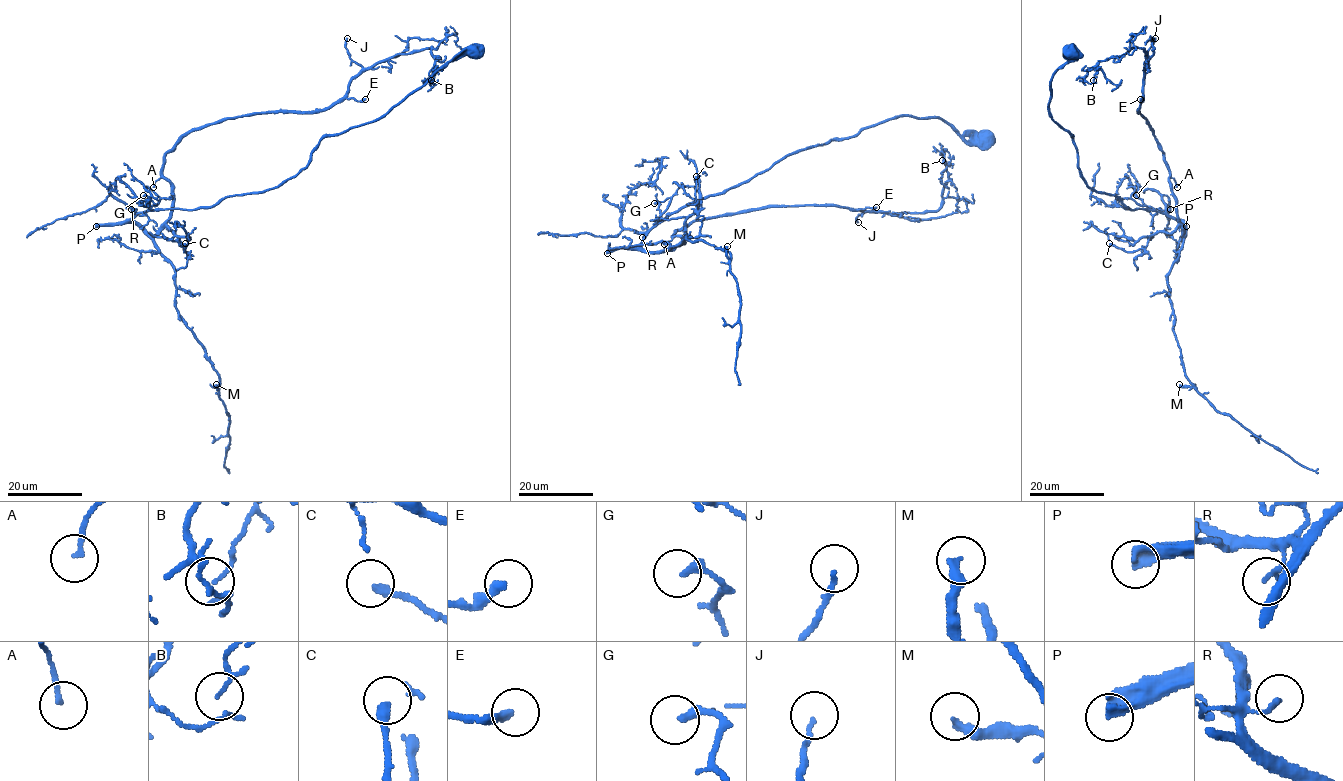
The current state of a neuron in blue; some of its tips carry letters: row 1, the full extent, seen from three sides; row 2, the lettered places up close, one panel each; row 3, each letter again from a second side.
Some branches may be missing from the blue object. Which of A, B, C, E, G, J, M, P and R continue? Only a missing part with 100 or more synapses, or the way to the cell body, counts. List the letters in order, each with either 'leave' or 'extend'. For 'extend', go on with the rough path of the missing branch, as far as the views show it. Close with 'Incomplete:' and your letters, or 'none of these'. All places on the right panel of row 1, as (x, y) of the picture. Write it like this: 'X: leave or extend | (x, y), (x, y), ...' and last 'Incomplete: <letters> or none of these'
A: leave
B: leave
C: leave
E: leave
G: leave
J: leave
M: leave
P: extend | (1186, 226), (1186, 237), (1159, 269), (1155, 294), (1163, 305), (1177, 291), (1192, 287), (1201, 273), (1157, 245)
R: leave
Incomplete: P

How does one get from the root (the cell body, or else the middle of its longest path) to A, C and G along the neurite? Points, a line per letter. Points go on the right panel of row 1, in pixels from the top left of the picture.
A: (1073, 51), (1053, 75), (1049, 113), (1071, 135), (1085, 183), (1180, 219), (1185, 235), (1170, 178), (1177, 187)
C: (1073, 51), (1049, 113), (1085, 183), (1184, 223), (1132, 252), (1109, 243)
G: (1073, 51), (1053, 75), (1049, 113), (1071, 135), (1090, 188), (1116, 195), (1131, 210), (1154, 210), (1136, 195)

